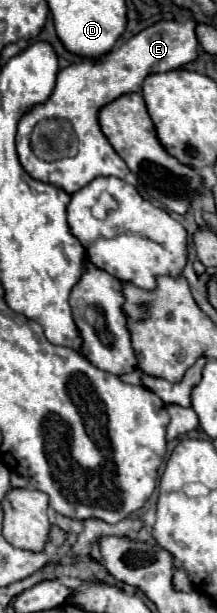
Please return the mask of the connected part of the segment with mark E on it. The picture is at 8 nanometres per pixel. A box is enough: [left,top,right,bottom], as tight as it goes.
[17,18,199,194]

